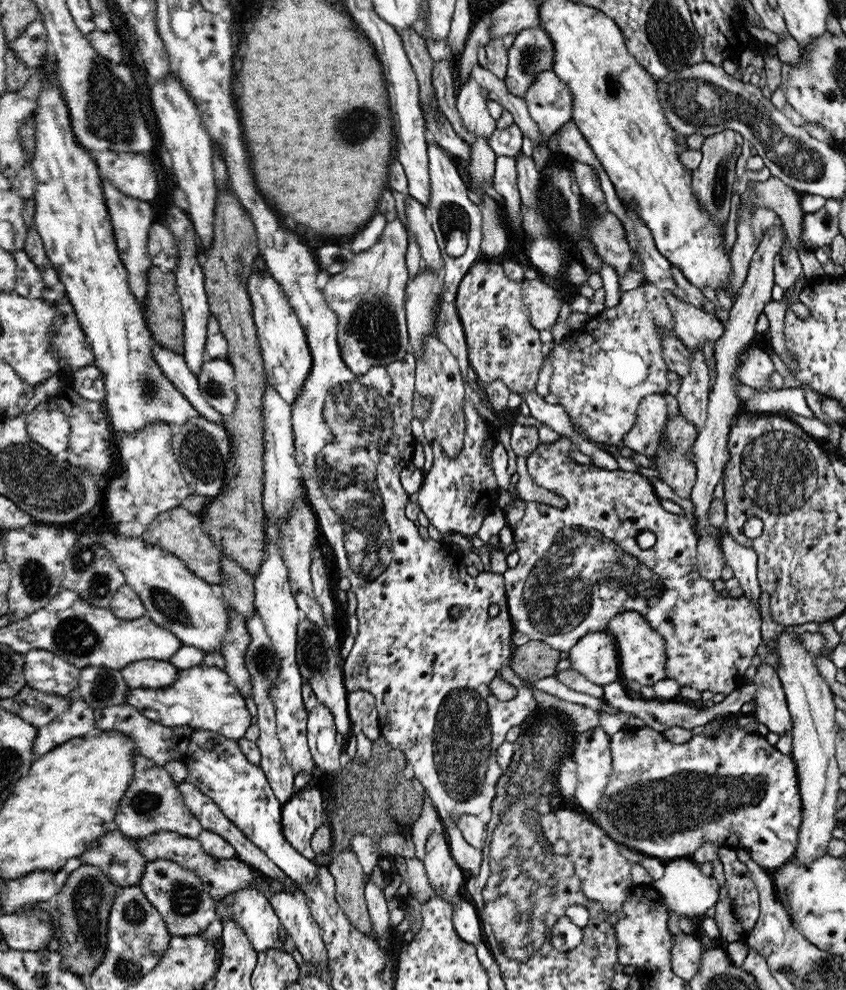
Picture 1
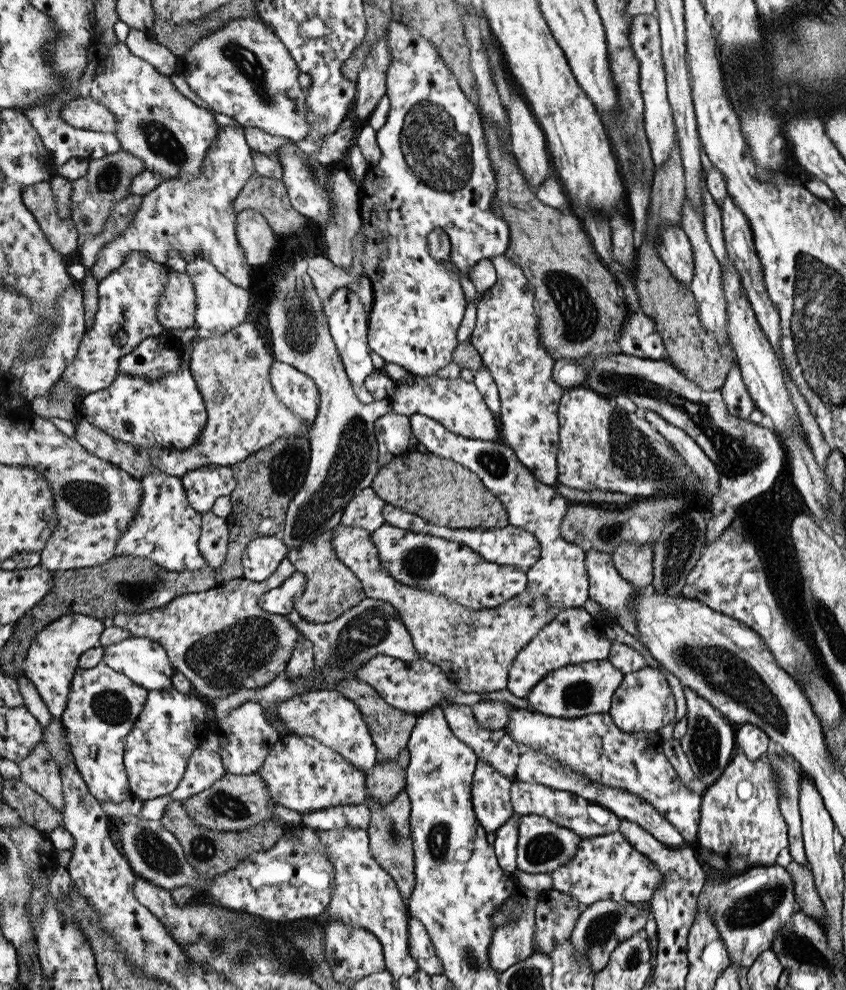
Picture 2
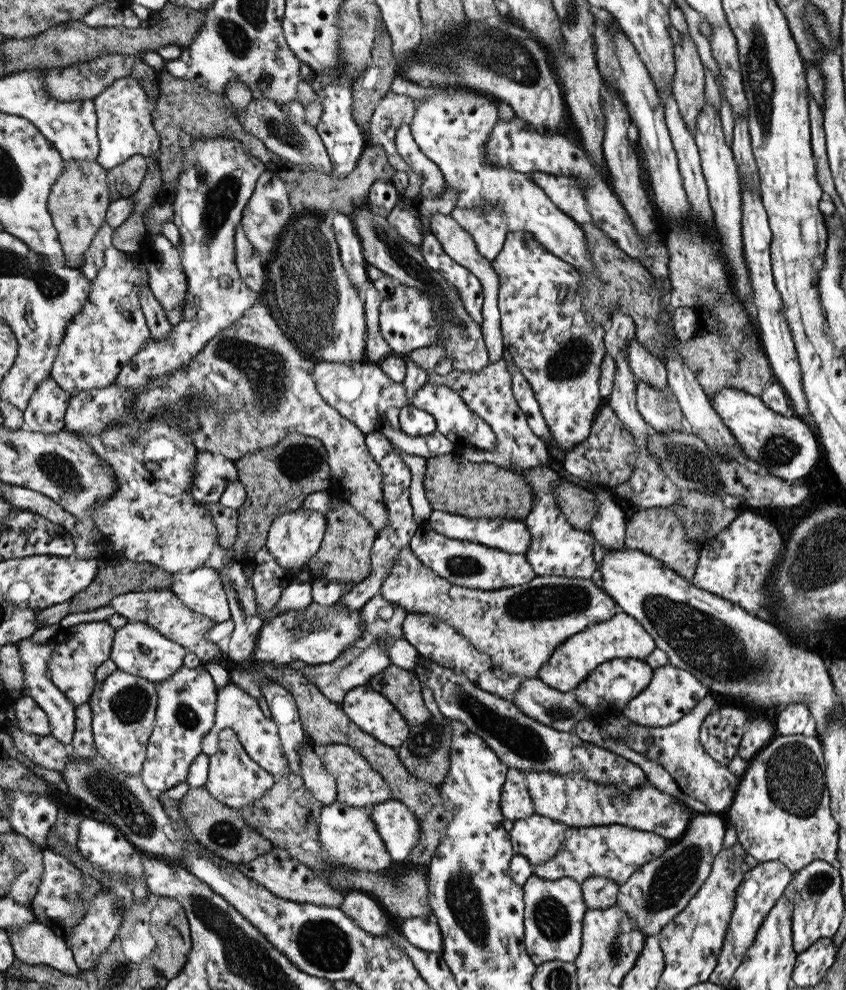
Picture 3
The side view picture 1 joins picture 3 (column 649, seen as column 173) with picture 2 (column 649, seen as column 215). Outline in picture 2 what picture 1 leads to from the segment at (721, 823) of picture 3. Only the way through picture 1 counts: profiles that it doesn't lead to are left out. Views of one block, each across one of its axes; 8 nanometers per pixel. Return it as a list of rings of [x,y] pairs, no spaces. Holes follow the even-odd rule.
[[[627,898],[623,900],[601,900],[597,904],[585,906],[583,914],[579,916],[573,932],[571,932],[571,942],[575,944],[575,954],[583,960],[591,960],[591,968],[597,972],[601,972],[603,968],[607,968],[609,964],[609,956],[613,954],[613,950],[623,944],[625,940],[633,938],[633,934],[639,934],[645,924],[653,920],[651,914],[651,900],[641,900],[641,902],[629,902]]]

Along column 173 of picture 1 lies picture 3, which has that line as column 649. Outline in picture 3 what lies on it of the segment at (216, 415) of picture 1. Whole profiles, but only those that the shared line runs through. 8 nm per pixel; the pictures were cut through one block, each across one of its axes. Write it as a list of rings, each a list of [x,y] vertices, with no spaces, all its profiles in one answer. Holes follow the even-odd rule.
[[[631,338],[631,342],[627,344],[625,362],[629,364],[629,372],[635,380],[649,382],[657,388],[667,386],[667,370],[663,362],[657,360],[645,346],[635,342],[635,338]]]

